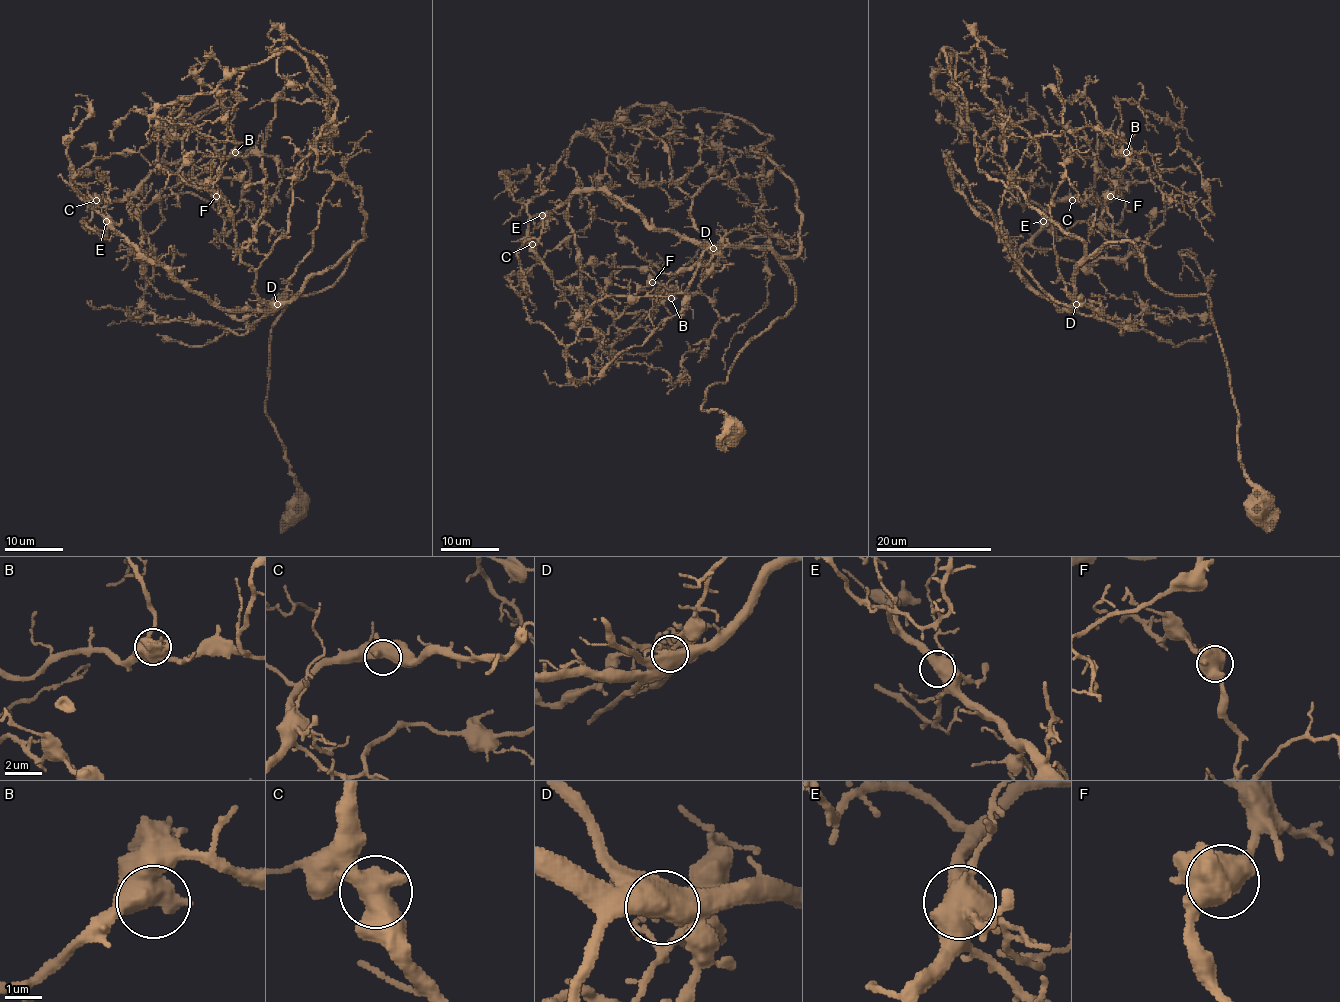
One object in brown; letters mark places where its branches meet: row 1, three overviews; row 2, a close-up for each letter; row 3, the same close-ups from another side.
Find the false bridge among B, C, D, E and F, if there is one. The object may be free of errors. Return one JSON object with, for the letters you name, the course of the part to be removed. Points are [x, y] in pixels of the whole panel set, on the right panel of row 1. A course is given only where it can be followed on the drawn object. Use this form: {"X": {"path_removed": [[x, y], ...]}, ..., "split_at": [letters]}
{"D": {"path_removed": [[1077, 303], [1100, 306], [1094, 302], [1090, 305], [1101, 319], [1101, 314]]}, "split_at": ["D"]}

